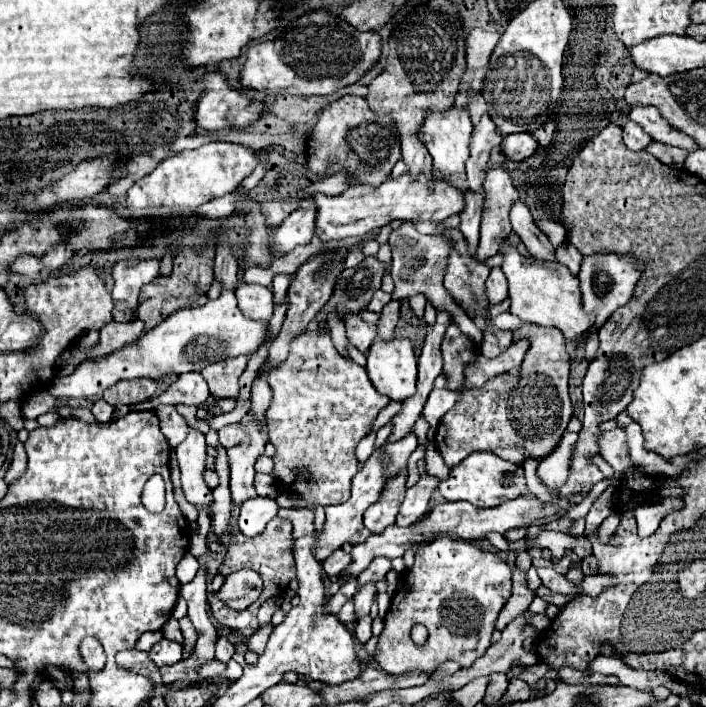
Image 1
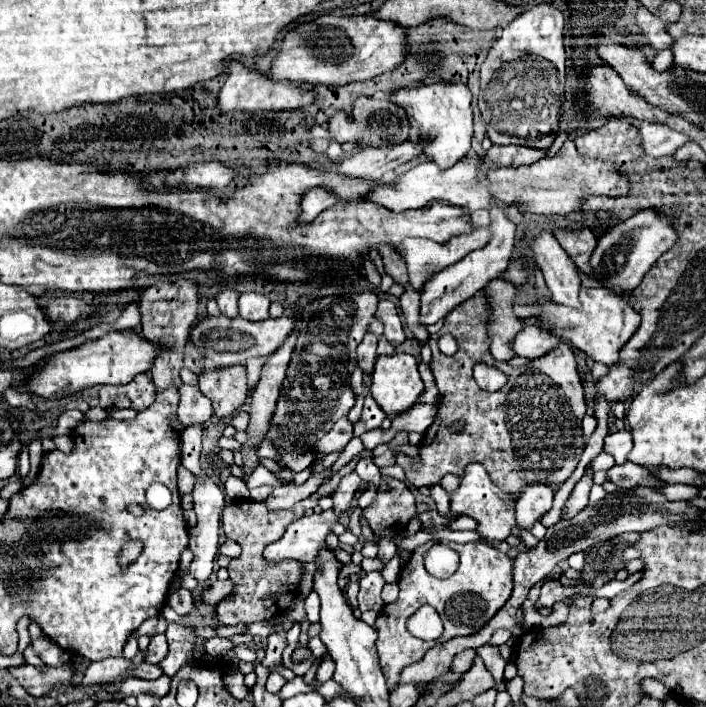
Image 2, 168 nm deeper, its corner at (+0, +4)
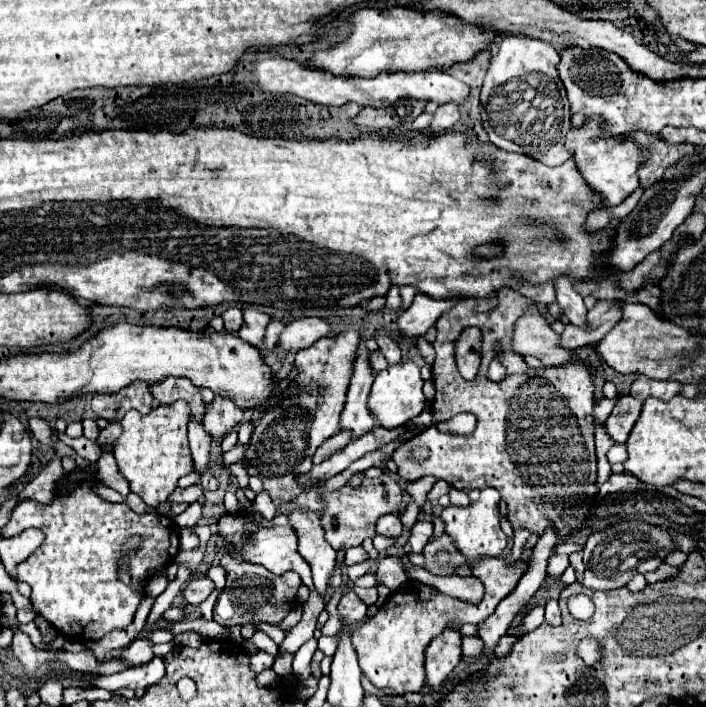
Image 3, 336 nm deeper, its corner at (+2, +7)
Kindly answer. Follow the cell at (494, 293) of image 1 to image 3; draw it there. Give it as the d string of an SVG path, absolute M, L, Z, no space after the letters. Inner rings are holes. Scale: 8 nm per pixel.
M417 294L411 308L407 312L403 312L397 320L399 334L409 336L409 338L423 336L437 322L439 314L443 314L457 302L459 302L457 298L447 300L447 302L435 302L433 298L427 298L425 294Z

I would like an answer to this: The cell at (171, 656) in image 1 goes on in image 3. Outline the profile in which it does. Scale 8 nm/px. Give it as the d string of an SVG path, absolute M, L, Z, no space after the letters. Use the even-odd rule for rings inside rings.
M137 638L127 648L123 648L119 654L115 654L115 658L121 660L121 662L127 662L129 666L143 666L143 664L147 664L153 658L151 646L153 644L149 640Z

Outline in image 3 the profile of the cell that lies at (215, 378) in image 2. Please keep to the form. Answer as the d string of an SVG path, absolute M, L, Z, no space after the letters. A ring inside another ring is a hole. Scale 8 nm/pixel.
M215 396L215 402L209 404L209 408L207 408L207 414L203 418L203 426L211 438L221 440L233 428L239 426L241 418L243 418L243 412L231 400Z

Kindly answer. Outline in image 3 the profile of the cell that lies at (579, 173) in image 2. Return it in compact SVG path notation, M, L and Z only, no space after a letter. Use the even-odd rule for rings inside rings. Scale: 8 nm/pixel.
M591 116L585 120L581 128L571 128L567 134L567 148L575 150L575 162L583 178L597 190L607 206L621 204L635 188L639 188L639 176L637 168L645 162L643 148L635 140L625 140L621 134L609 134L603 126L603 116Z

